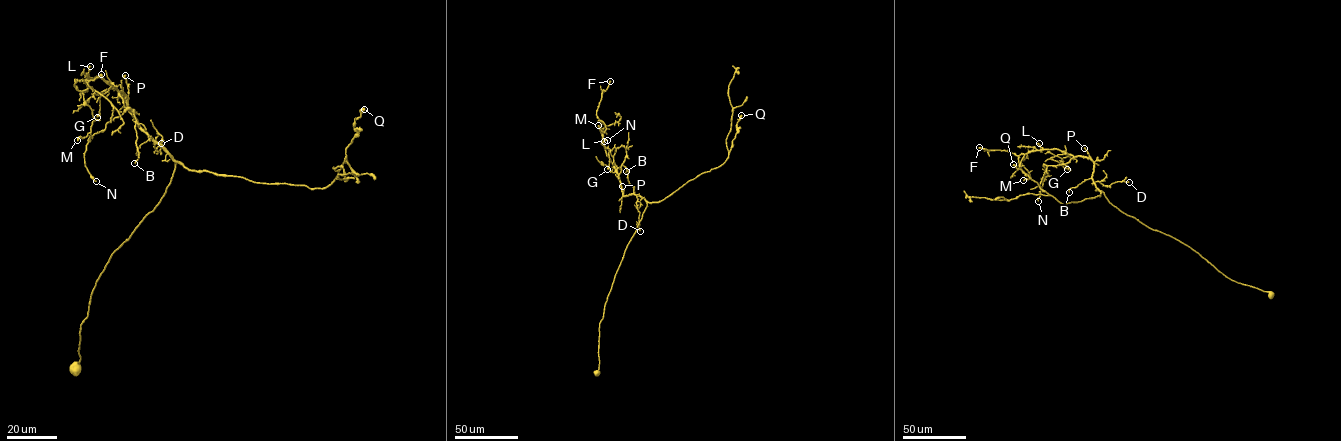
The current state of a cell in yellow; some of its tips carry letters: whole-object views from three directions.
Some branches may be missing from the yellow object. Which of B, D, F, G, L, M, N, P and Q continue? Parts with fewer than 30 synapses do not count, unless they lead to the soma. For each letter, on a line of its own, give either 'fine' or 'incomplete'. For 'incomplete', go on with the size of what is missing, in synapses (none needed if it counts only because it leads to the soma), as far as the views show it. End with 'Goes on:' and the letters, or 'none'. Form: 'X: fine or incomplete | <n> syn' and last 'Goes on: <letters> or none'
B: fine
D: fine
F: fine
G: fine
L: fine
M: fine
N: fine
P: fine
Q: fine
Goes on: none

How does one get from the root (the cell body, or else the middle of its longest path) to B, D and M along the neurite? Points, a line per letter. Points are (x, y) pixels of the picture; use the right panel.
B: (1271, 294), (1231, 280), (1189, 247), (1122, 212), (1109, 202), (1091, 178), (1071, 188), (1069, 192)
D: (1271, 294), (1231, 280), (1189, 247), (1122, 212), (1094, 182), (1109, 186), (1129, 182)
M: (1271, 294), (1114, 206), (1088, 158), (1056, 149), (1021, 154), (1023, 180)

